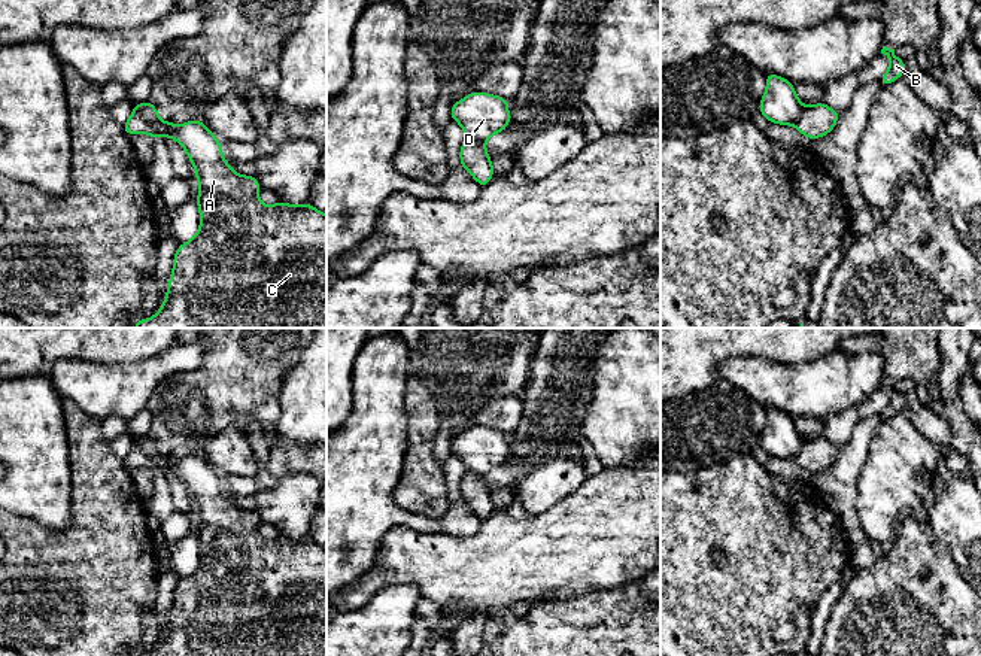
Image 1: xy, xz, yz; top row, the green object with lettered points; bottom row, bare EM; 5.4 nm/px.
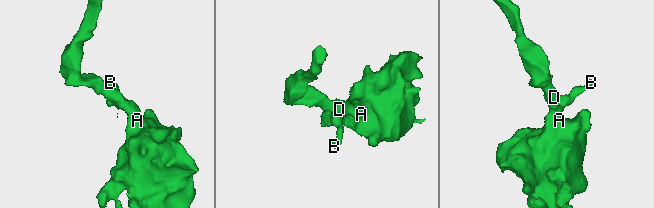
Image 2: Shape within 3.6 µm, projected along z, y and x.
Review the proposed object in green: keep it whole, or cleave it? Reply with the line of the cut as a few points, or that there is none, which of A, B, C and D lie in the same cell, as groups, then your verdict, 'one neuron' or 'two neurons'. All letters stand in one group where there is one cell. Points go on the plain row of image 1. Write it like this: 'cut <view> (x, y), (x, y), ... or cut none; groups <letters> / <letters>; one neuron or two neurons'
cut xy (134, 443), (160, 468); groups A C D / B; two neurons

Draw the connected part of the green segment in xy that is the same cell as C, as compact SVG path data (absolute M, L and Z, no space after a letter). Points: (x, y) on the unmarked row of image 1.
M149 434L134 438L134 444L163 473L170 470L186 485L200 520L195 535L201 550L198 567L189 575L179 578L174 587L168 625L160 646L137 656L327 656L327 549L310 537L262 538L258 534L259 516L255 510L242 510L230 501L218 471L200 453L182 459L164 456Z

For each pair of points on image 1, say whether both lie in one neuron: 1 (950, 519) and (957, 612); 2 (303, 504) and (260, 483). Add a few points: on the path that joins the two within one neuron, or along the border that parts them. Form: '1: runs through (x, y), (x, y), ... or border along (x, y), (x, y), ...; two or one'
1: border along (932, 530), (947, 547), (965, 580); two
2: border along (303, 474), (286, 474), (272, 486), (252, 495); two

